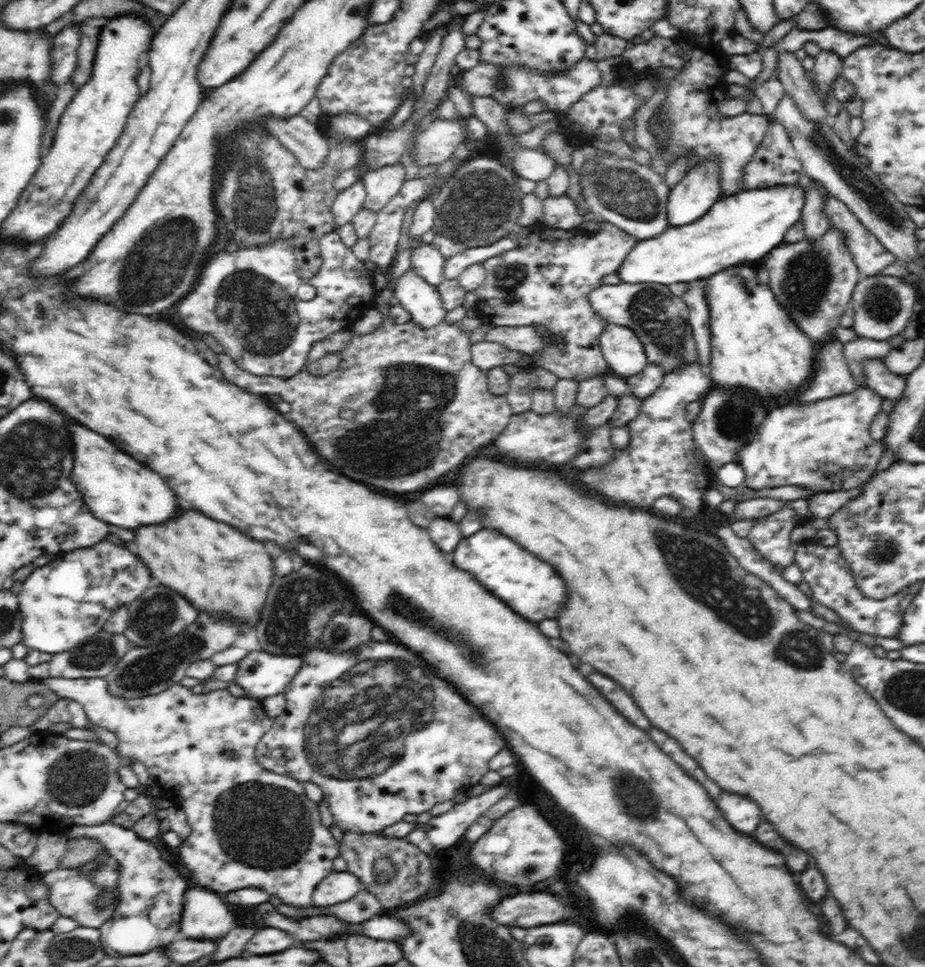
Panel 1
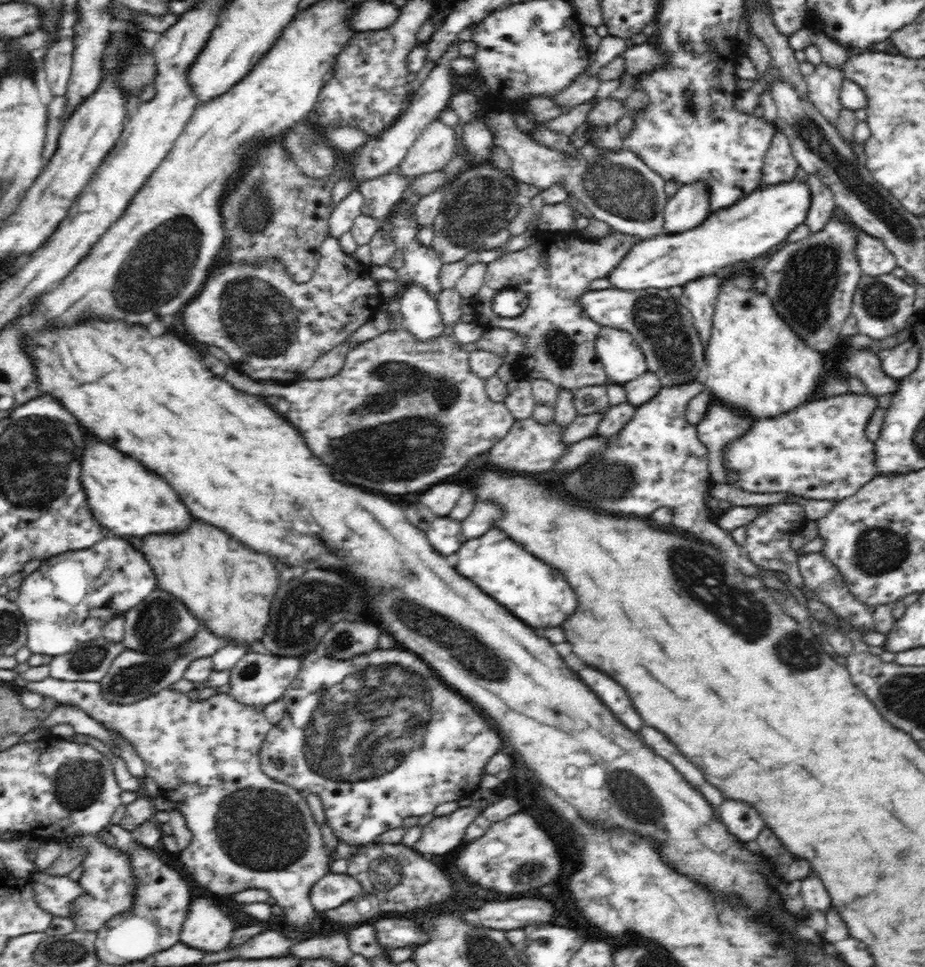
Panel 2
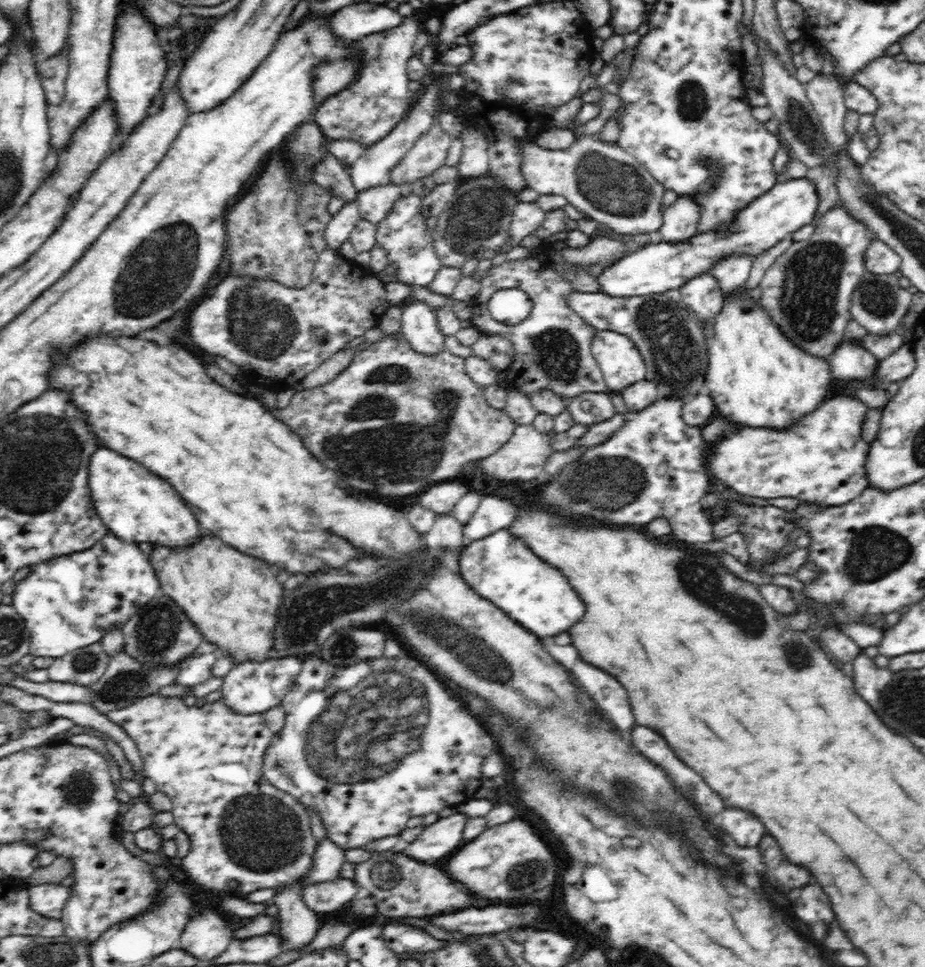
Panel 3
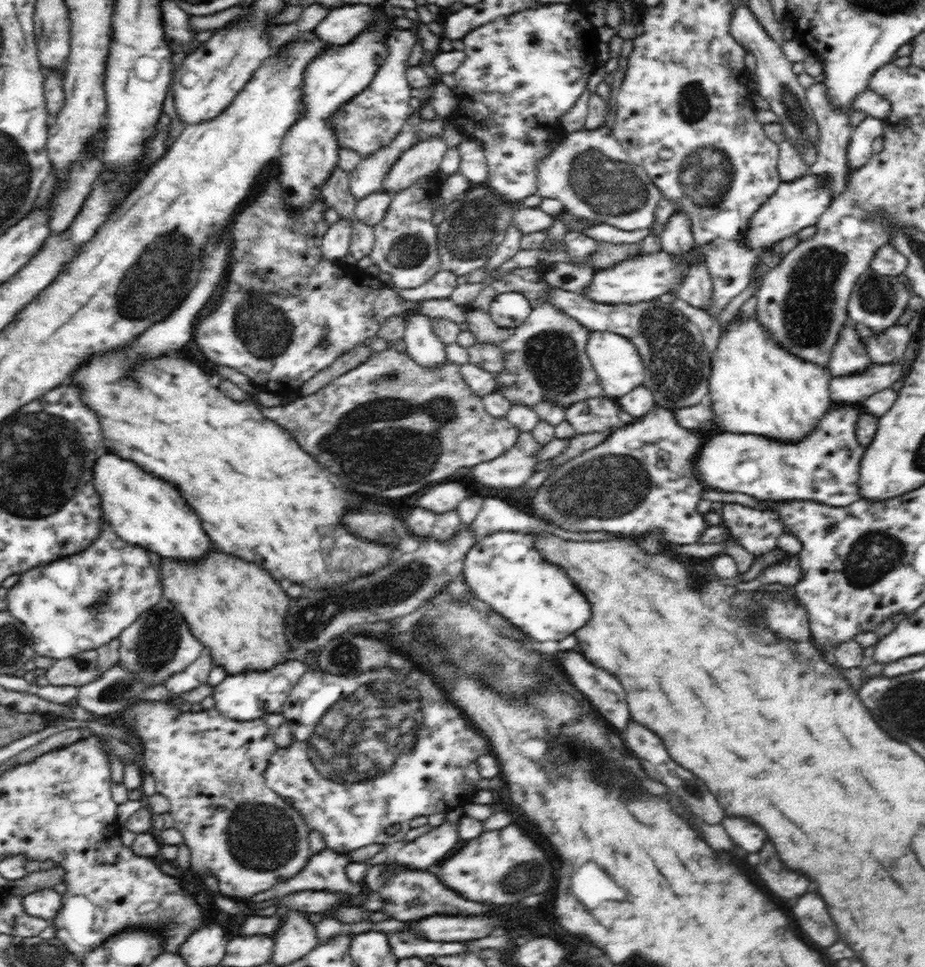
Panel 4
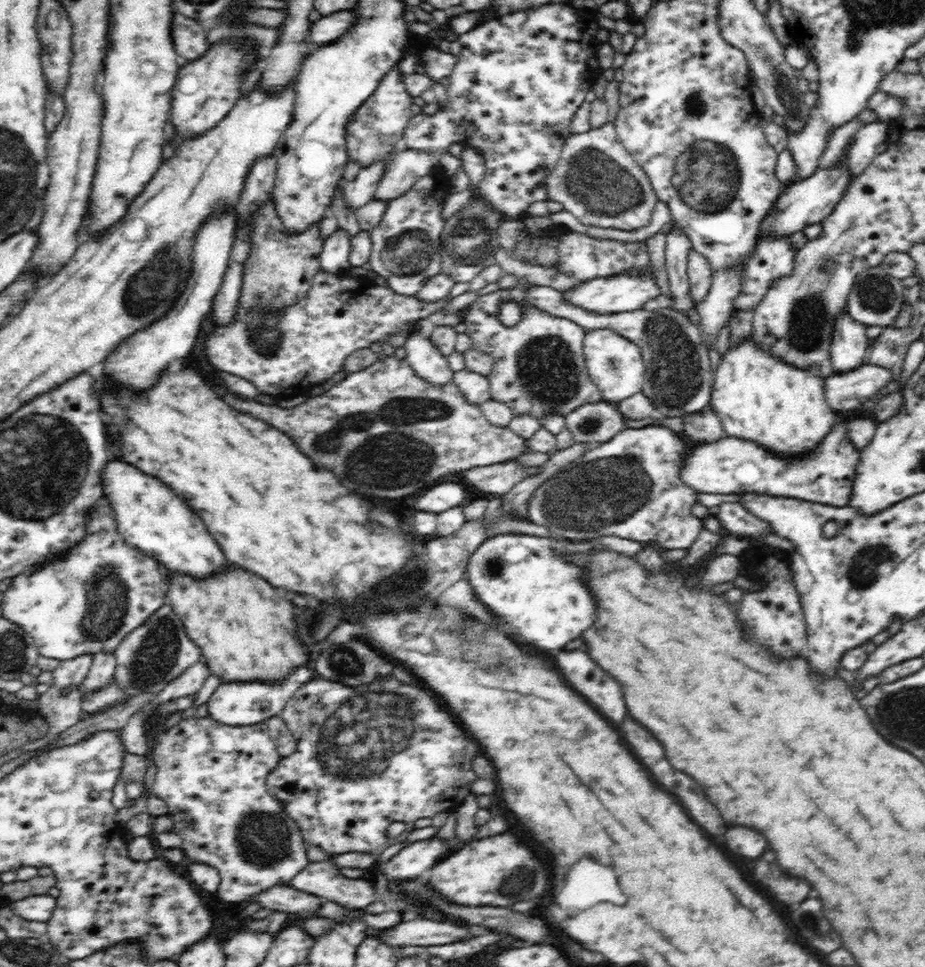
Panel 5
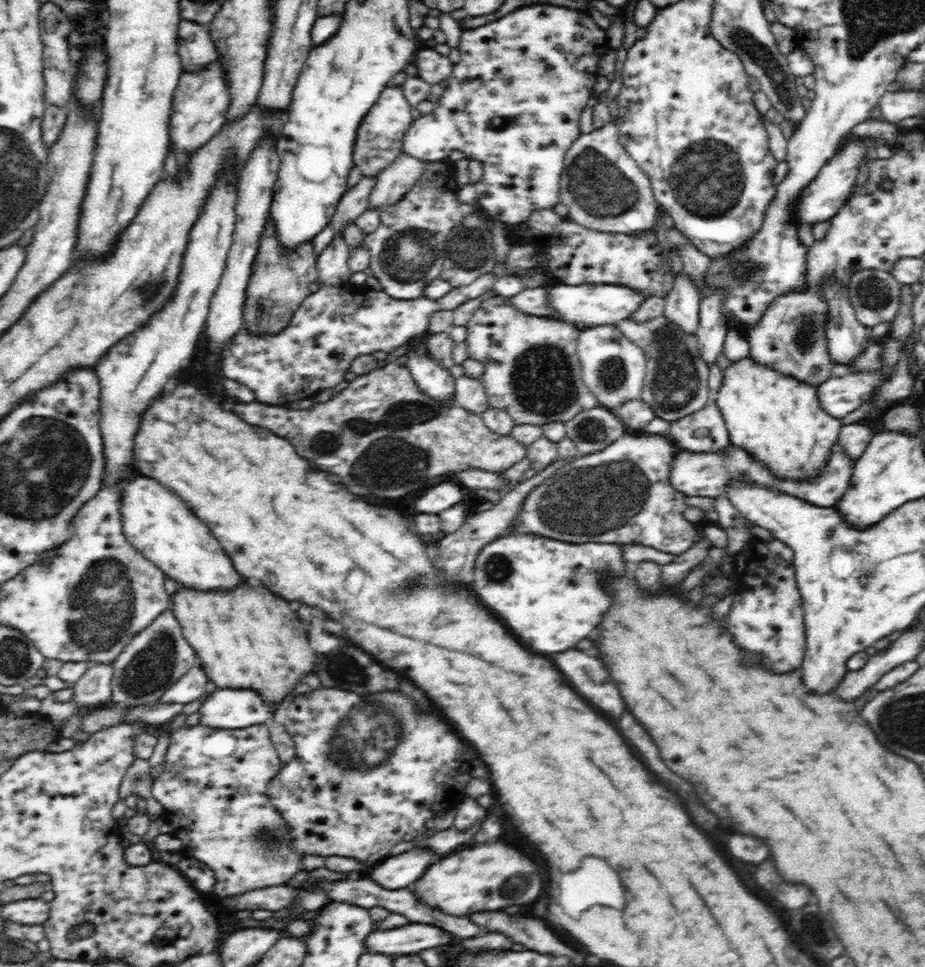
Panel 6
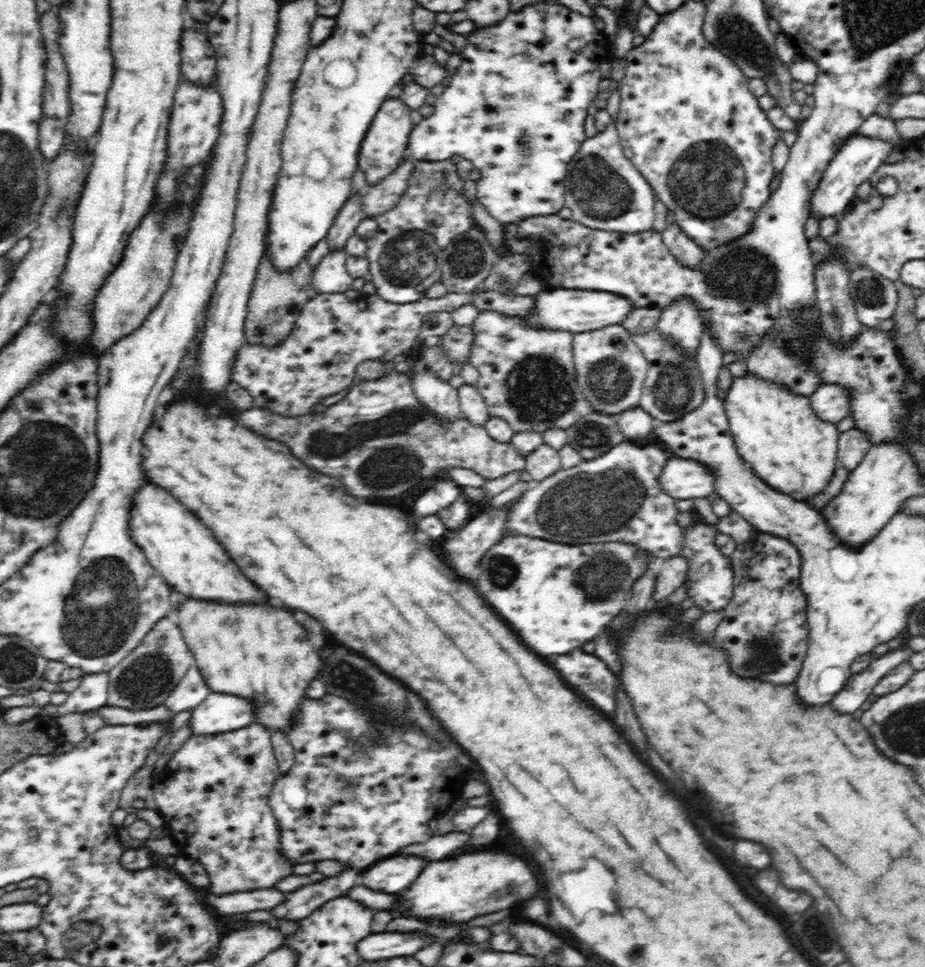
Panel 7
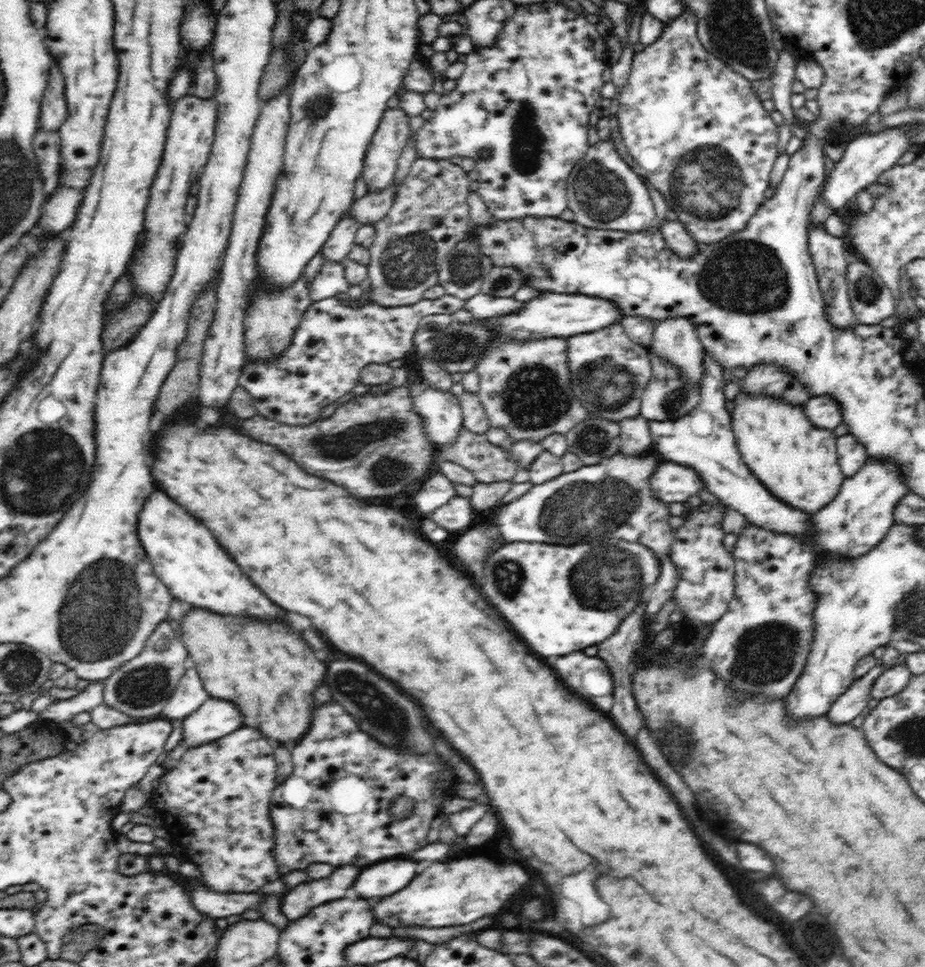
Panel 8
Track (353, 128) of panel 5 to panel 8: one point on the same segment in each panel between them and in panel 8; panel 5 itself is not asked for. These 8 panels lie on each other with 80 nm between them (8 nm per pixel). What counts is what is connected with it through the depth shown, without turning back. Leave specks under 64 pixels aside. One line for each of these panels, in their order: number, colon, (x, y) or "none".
6: (379, 142)
7: (386, 140)
8: (380, 163)

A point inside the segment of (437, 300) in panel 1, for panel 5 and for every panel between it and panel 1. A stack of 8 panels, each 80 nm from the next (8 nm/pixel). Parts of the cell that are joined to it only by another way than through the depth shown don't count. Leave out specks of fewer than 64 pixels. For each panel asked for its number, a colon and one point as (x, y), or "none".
2: (421, 317)
3: (419, 324)
4: (425, 348)
5: (427, 361)

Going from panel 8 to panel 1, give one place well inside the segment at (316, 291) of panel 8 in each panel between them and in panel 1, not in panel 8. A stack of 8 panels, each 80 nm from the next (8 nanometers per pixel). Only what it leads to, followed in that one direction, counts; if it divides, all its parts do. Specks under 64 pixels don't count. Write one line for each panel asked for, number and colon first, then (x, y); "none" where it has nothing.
1: (349, 202)
2: (341, 220)
3: (338, 230)
4: (335, 244)
5: (334, 258)
6: (333, 269)
7: (330, 275)

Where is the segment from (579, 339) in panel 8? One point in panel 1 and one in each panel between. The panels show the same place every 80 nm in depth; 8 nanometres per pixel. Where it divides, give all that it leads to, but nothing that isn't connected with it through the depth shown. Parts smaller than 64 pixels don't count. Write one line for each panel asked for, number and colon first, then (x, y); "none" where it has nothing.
1: (625, 355)
2: (623, 360)
3: (621, 363)
4: (617, 362)
5: (615, 365)
6: (613, 368)
7: (611, 369)

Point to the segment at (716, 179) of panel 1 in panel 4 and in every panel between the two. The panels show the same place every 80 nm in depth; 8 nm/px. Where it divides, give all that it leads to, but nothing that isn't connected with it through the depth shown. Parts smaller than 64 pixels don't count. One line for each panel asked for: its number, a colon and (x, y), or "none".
2: (689, 206)
3: (680, 219)
4: (676, 237)

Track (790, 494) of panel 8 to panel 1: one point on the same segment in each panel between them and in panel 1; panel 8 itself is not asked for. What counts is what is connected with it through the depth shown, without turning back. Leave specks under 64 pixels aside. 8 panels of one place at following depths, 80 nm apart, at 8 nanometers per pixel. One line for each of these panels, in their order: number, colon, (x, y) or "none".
1: (756, 346)
2: (756, 363)
3: (757, 377)
4: (755, 387)
5: (781, 408)
6: (778, 419)
7: (776, 432)

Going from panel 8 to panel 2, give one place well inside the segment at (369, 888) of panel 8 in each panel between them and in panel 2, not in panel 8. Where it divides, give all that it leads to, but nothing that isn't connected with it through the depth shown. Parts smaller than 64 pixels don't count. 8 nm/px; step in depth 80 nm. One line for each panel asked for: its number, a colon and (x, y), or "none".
2: (443, 834)
3: (445, 835)
4: (419, 854)
5: (415, 858)
6: (397, 872)
7: (393, 875)

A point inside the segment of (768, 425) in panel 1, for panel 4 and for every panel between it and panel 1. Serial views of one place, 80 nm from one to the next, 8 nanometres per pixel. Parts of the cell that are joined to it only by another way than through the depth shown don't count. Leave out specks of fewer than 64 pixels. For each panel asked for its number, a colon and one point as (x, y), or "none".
2: (820, 451)
3: (821, 459)
4: (824, 466)

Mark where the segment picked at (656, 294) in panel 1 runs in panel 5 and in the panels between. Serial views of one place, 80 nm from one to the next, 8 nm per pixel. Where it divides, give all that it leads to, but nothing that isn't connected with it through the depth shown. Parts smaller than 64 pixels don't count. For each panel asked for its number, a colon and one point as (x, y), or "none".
2: (663, 328)
3: (670, 339)
4: (677, 364)
5: (678, 380)

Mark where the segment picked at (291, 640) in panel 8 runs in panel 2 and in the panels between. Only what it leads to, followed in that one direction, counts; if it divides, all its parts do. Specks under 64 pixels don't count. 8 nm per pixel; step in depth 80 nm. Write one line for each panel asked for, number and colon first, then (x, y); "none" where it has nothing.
2: (229, 588)
3: (232, 598)
4: (236, 610)
5: (246, 631)
6: (247, 638)
7: (260, 653)

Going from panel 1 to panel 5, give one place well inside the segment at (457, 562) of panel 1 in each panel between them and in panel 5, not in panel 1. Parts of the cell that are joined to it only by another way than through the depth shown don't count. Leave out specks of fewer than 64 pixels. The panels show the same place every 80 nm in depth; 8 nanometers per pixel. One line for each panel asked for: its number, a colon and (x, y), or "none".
2: (538, 594)
3: (499, 567)
4: (504, 569)
5: (524, 578)

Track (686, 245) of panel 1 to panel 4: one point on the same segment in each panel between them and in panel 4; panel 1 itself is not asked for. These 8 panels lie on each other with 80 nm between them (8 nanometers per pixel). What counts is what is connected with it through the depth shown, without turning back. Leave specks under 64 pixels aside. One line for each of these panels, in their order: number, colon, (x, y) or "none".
2: (754, 225)
3: (655, 268)
4: (795, 205)

